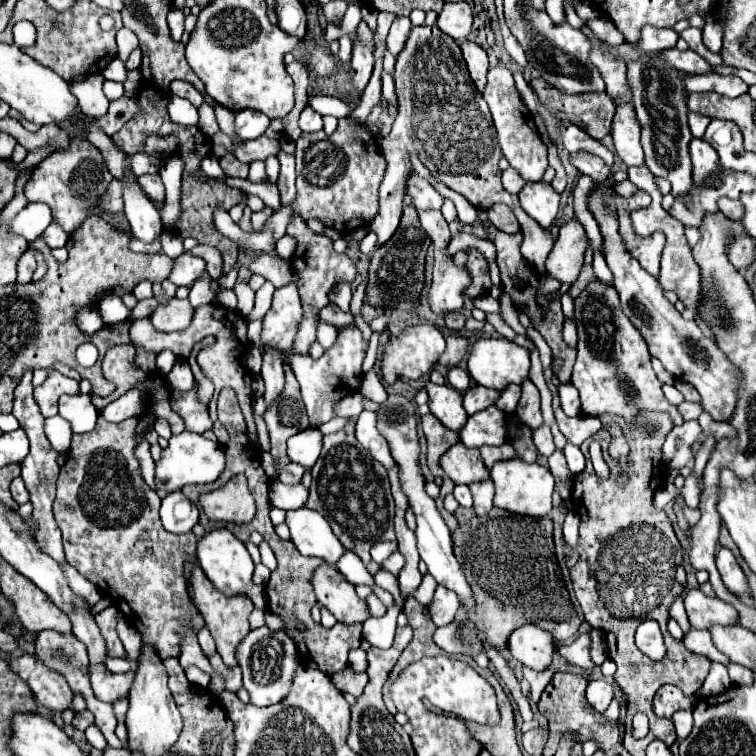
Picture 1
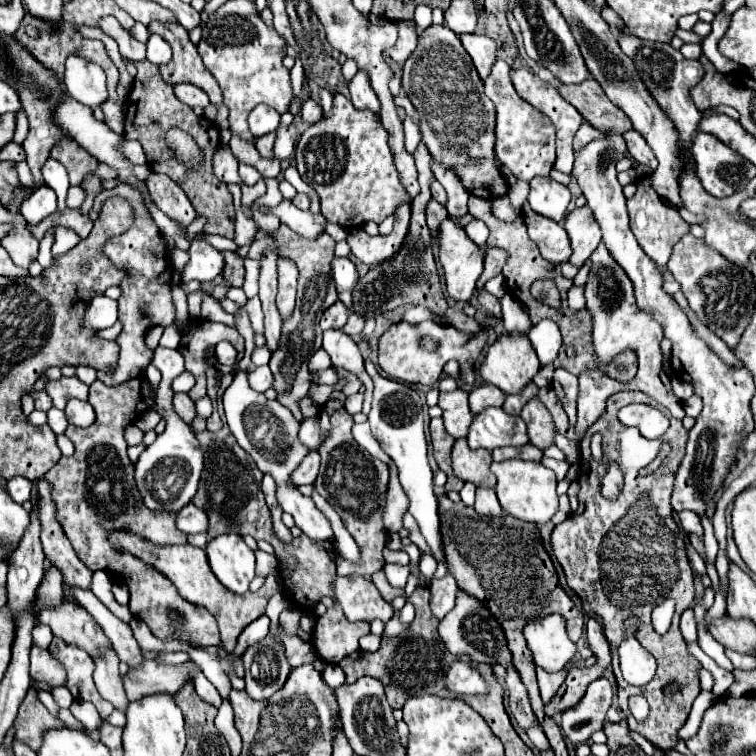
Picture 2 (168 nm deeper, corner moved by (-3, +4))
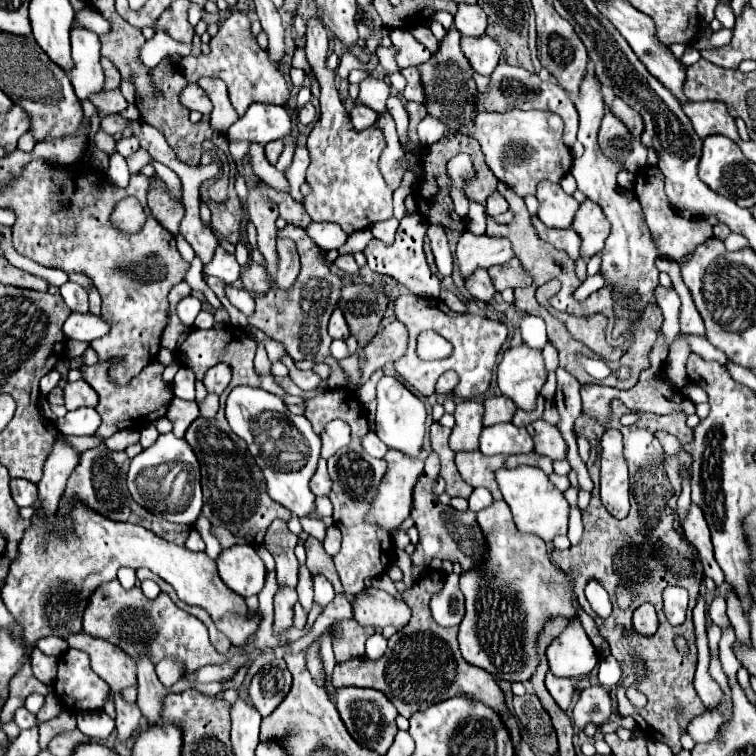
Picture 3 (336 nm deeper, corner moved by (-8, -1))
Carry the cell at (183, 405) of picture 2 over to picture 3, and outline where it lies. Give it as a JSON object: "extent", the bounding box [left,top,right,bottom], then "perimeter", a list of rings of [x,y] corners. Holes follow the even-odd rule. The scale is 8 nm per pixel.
{"extent":[166,398,200,438],"perimeter":[[[174,398],[168,406],[168,414],[166,418],[174,424],[174,434],[178,438],[184,436],[184,432],[188,430],[188,426],[200,416],[200,410],[198,410],[198,404],[196,402],[188,402],[188,400],[182,400],[182,398]]]}

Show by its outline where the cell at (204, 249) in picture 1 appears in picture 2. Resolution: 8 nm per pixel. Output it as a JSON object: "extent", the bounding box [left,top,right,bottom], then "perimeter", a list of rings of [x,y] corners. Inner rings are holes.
{"extent":[223,251,245,287],"perimeter":[[[225,251],[225,269],[223,269],[223,279],[233,285],[233,287],[241,287],[243,279],[245,279],[245,267],[243,267],[243,257],[239,257],[237,253]]]}

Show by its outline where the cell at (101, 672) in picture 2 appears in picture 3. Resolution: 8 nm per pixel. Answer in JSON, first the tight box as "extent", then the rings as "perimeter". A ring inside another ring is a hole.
{"extent":[112,692,140,740],"perimeter":[[[112,692],[114,696],[114,706],[116,706],[116,734],[118,740],[128,740],[140,724],[140,708],[138,704],[130,704],[124,700],[122,692]]]}

